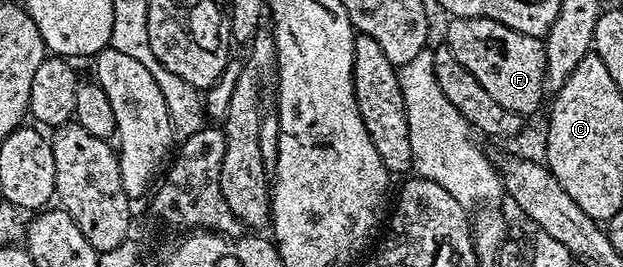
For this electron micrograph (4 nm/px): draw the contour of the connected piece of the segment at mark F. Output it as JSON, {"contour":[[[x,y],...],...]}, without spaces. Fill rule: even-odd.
{"contour":[[[458,16],[447,22],[447,48],[454,54],[454,58],[458,58],[458,62],[462,62],[462,66],[466,66],[466,70],[470,70],[470,74],[474,74],[474,78],[478,78],[478,82],[482,82],[486,94],[490,94],[494,102],[525,118],[531,117],[531,112],[539,110],[540,103],[546,97],[546,54],[541,37],[510,30],[510,26],[502,26],[502,22],[481,16]]]}

